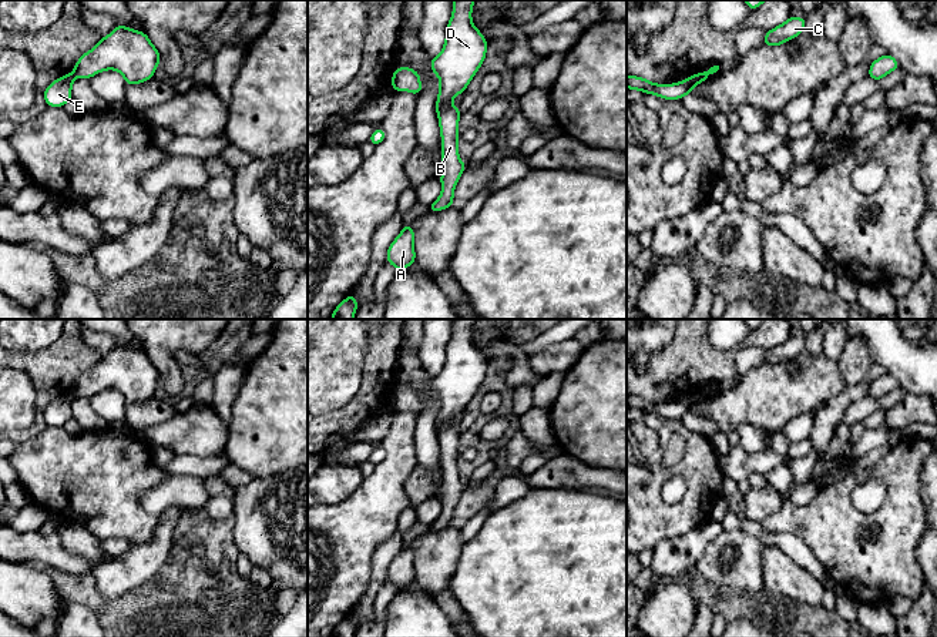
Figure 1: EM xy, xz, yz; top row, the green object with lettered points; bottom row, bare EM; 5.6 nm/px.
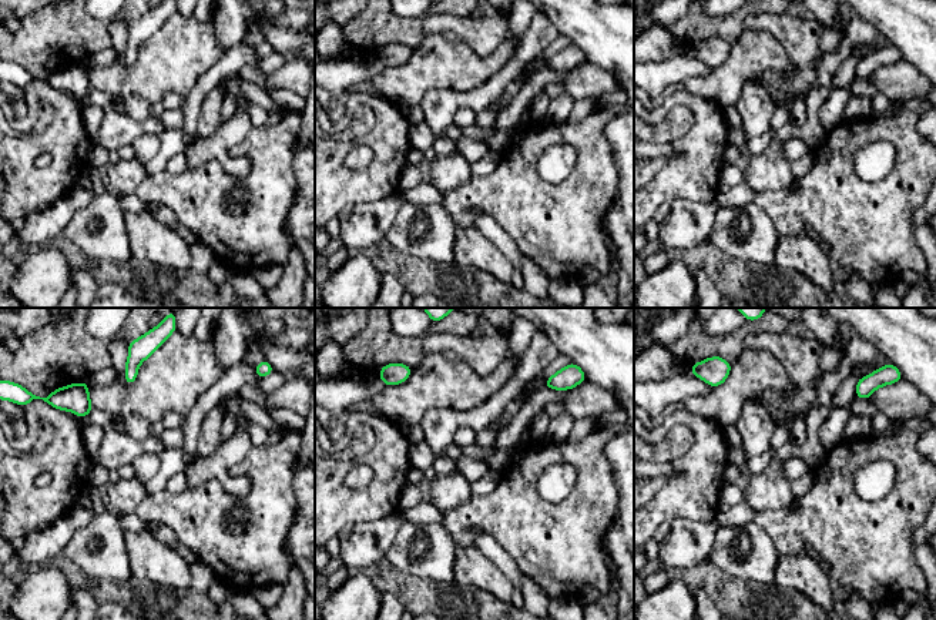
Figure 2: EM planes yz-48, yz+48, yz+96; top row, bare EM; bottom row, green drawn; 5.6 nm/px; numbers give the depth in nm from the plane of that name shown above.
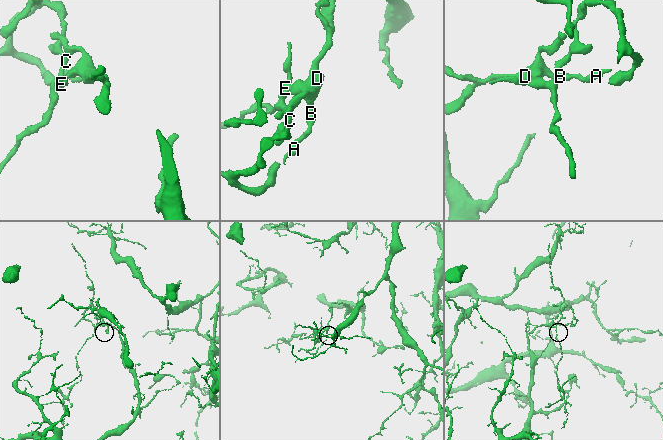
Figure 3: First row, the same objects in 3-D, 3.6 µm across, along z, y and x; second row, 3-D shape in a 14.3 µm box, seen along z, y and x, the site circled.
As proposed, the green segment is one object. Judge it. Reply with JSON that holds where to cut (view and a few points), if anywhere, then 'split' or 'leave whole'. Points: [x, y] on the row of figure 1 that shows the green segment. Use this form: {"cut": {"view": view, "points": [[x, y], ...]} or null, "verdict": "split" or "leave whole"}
{"cut": {"view": "xy", "points": [[73, 71], [76, 76]]}, "verdict": "split"}

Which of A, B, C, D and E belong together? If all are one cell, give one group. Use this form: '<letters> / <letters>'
A B D / C E

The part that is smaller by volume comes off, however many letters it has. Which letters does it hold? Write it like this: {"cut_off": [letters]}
{"cut_off": ["C", "E"]}

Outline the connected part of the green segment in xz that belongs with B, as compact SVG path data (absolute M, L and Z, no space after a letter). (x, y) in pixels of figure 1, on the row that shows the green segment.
M453 1L443 50L430 60L430 68L440 81L436 113L441 135L441 194L429 205L433 212L454 204L454 187L466 170L466 162L460 160L457 148L461 113L460 107L451 104L451 100L466 91L487 54L487 40L471 20L474 1Z

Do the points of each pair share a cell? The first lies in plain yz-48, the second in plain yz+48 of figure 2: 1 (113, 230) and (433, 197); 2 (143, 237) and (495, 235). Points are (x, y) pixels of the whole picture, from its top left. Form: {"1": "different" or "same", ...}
{"1": "different", "2": "different"}

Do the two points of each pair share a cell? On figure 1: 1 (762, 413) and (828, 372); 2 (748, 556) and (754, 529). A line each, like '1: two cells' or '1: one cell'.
1: one cell
2: two cells

